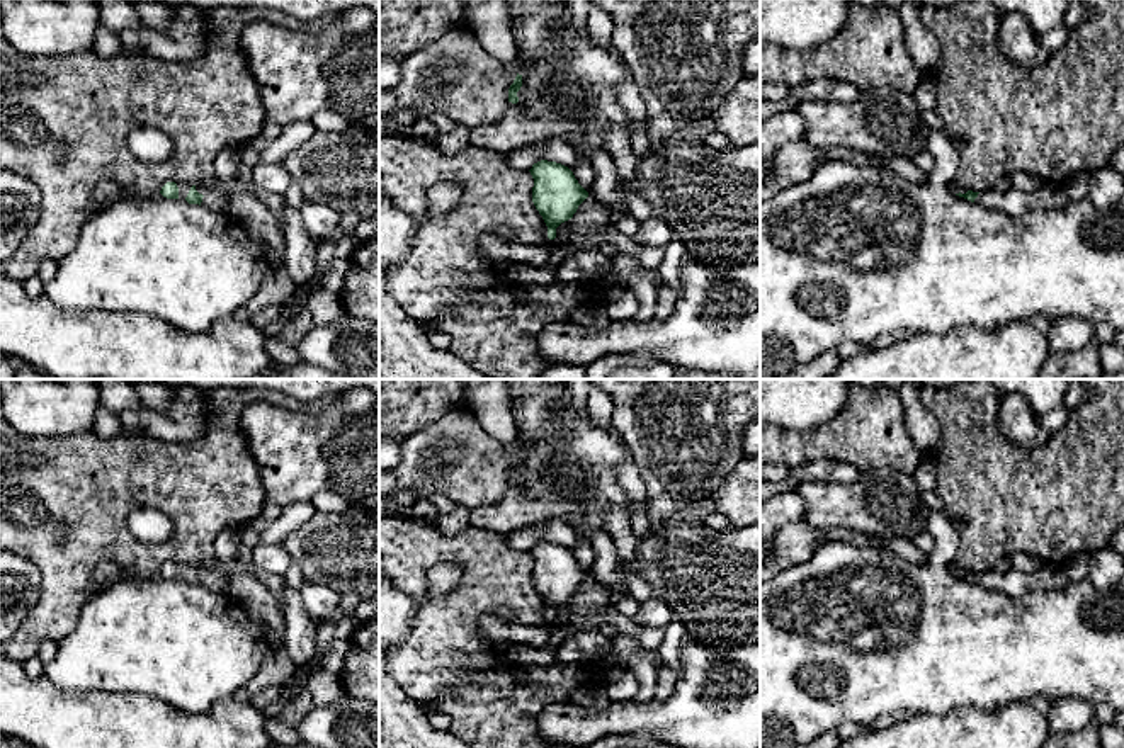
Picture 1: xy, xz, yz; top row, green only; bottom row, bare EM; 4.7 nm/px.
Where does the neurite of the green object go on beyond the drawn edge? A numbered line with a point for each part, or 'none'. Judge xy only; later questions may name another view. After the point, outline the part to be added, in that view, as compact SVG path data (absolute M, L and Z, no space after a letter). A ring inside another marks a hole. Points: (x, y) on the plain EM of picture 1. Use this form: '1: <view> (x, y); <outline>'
1: xy (216, 582); M196 566L196 571L202 575L202 588L207 588L214 593L226 593L228 592L228 576L223 575L221 571L214 571L206 566Z

